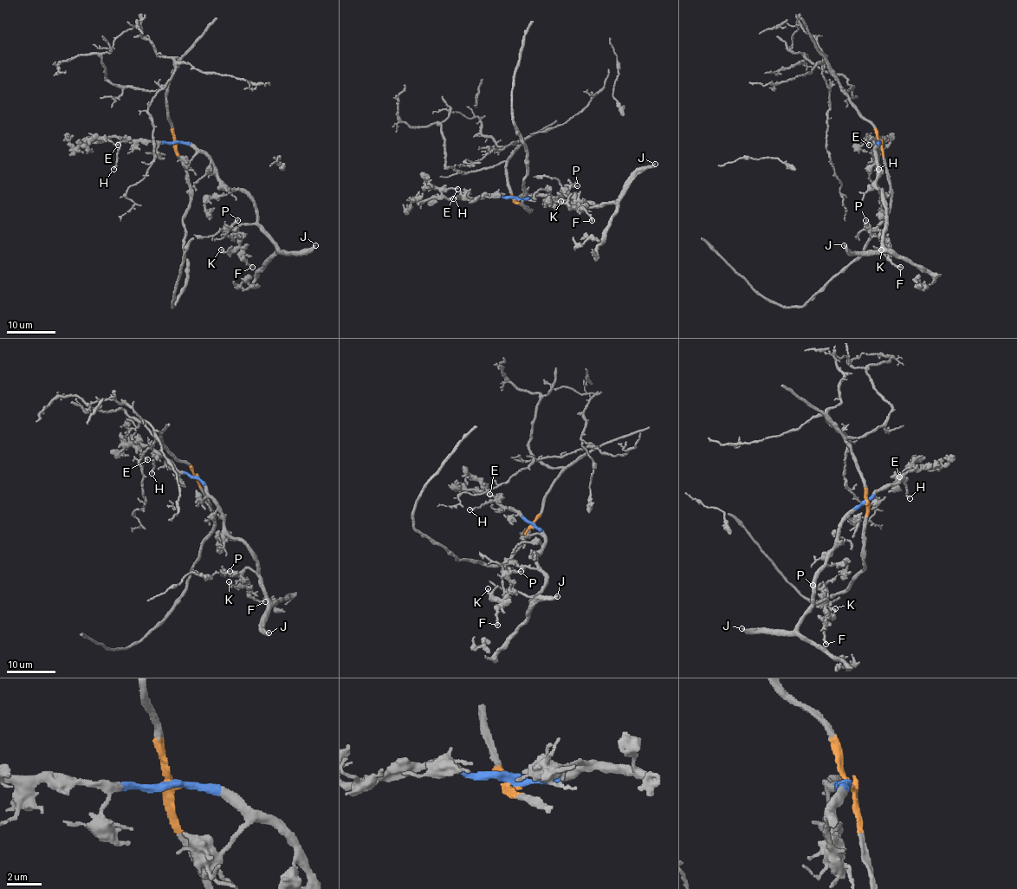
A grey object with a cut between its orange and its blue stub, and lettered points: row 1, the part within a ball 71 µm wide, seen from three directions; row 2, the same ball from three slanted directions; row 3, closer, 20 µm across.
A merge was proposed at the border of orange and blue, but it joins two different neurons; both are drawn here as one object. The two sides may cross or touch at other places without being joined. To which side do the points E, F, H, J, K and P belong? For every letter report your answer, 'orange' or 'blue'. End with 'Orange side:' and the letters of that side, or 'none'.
E: blue
F: blue
H: blue
J: blue
K: blue
P: blue
Orange side: none

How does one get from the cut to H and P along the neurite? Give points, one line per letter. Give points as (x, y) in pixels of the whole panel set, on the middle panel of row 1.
H: (514, 200), (496, 194), (453, 198)
P: (514, 200), (540, 195), (566, 197), (595, 206), (577, 204), (568, 191), (577, 185)

